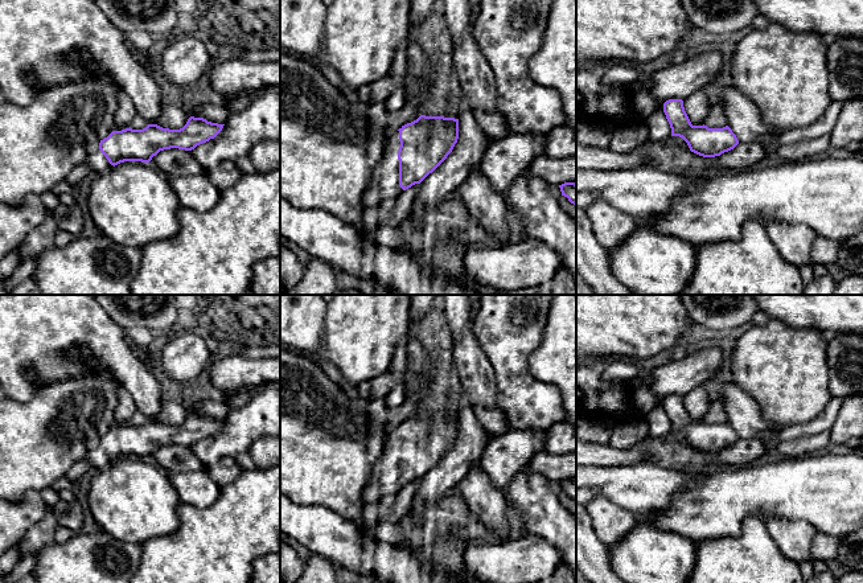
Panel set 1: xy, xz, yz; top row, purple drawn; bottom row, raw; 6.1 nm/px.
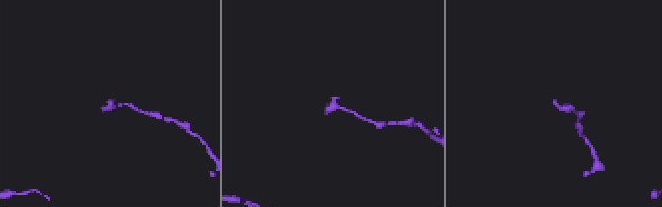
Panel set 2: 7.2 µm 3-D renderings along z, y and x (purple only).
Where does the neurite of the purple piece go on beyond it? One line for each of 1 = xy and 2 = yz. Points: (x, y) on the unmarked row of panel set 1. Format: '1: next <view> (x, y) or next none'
1: next xy (97, 459)
2: next none

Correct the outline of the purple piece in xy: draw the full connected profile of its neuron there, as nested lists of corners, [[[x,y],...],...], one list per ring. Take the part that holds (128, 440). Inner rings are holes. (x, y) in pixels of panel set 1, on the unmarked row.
[[[190,412],[180,426],[148,420],[143,426],[126,424],[112,427],[100,436],[99,448],[86,453],[85,463],[90,472],[103,471],[111,461],[124,457],[149,459],[160,447],[178,444],[192,447],[197,442],[214,435],[225,420],[211,419],[204,414]]]

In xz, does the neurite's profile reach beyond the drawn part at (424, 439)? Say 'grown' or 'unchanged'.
grown

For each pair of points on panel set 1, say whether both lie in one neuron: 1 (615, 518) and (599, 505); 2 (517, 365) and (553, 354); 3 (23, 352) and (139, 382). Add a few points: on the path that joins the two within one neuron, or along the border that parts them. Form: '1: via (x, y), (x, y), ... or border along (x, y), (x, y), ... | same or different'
1: via (611, 517), (603, 509) | same
2: border along (543, 333), (529, 357), (529, 372), (550, 384) | different
3: via (52, 337), (83, 337), (102, 345), (110, 353) | same

